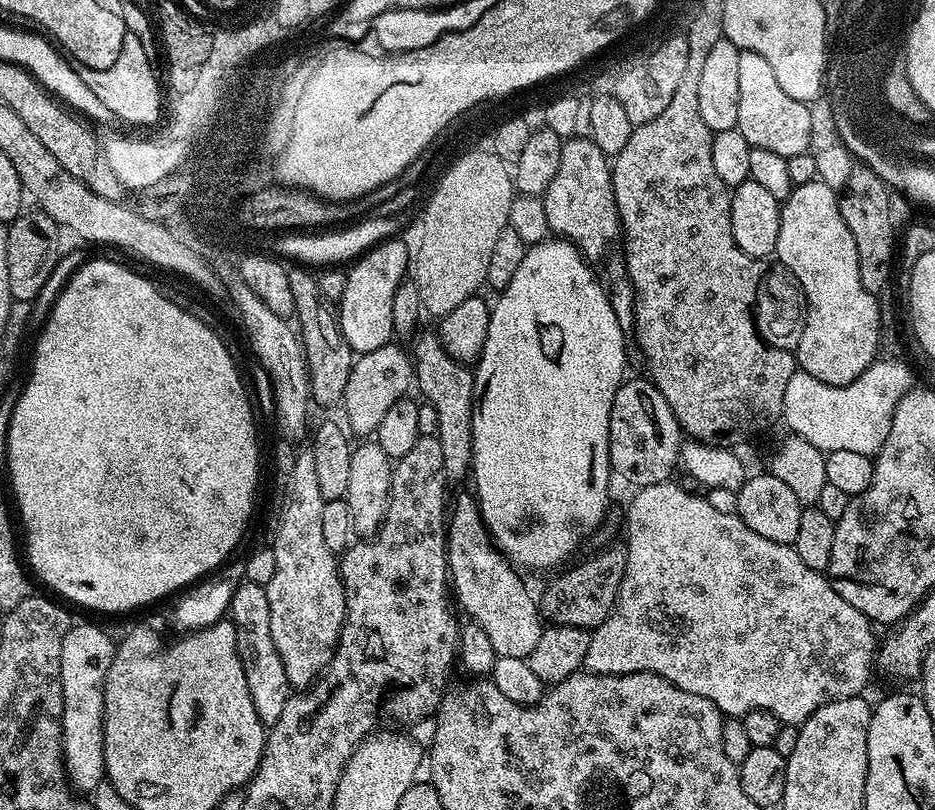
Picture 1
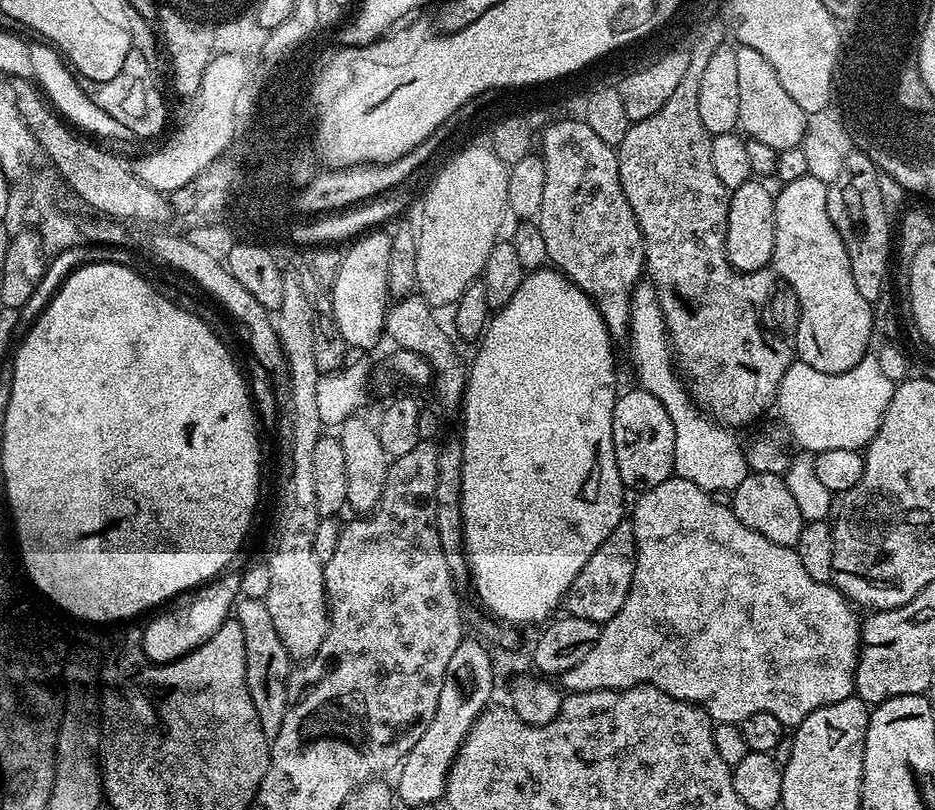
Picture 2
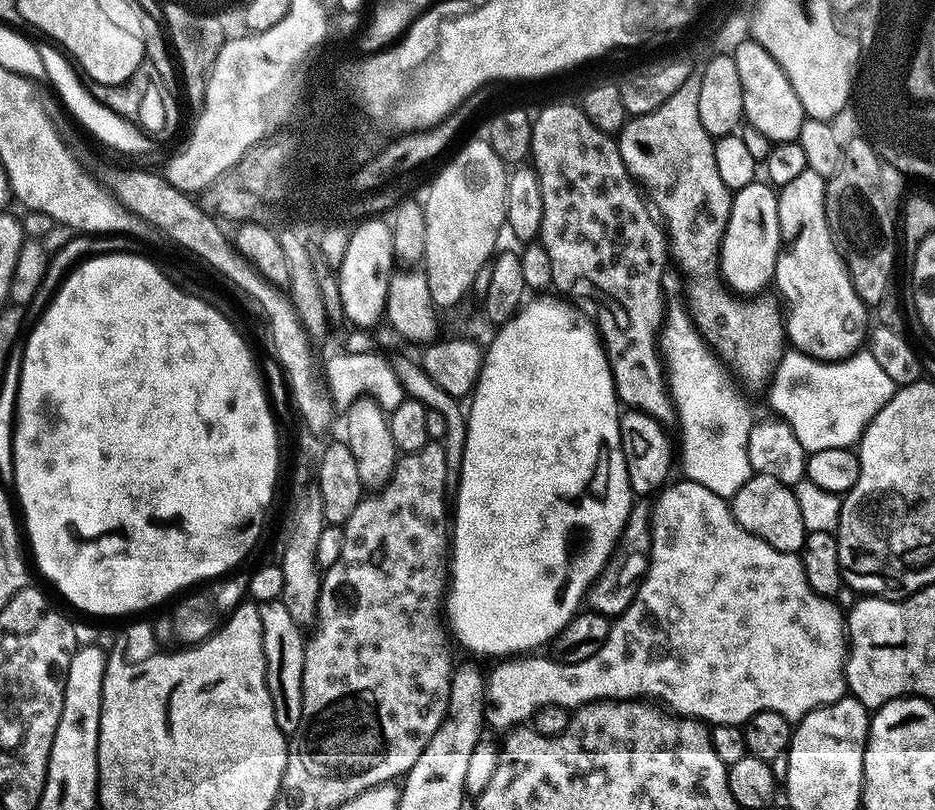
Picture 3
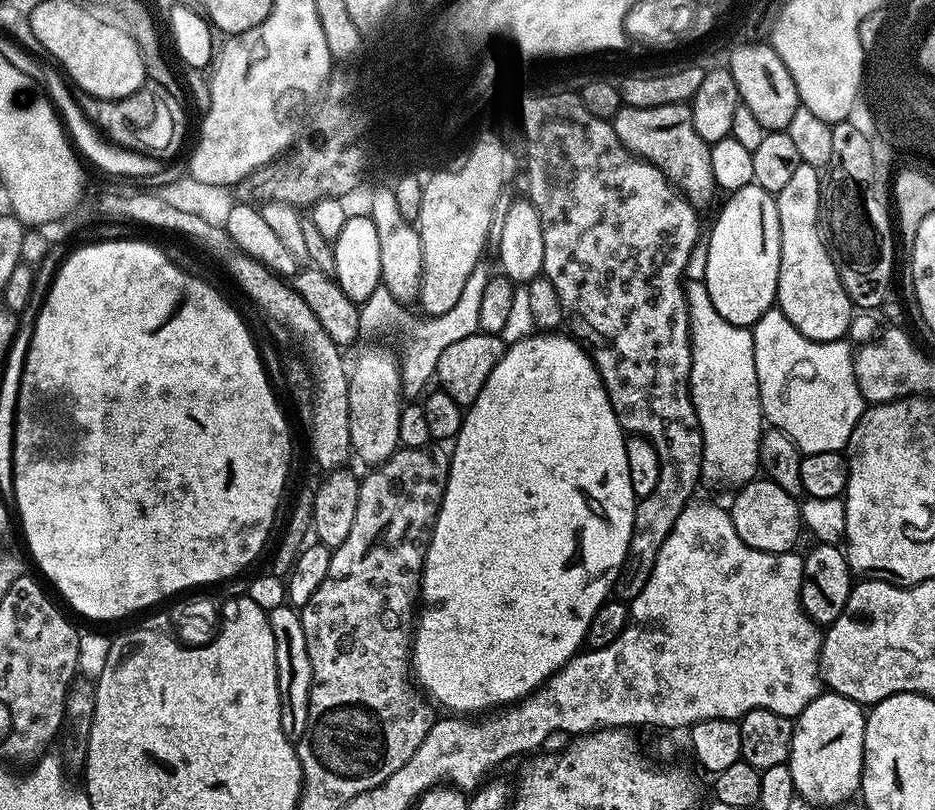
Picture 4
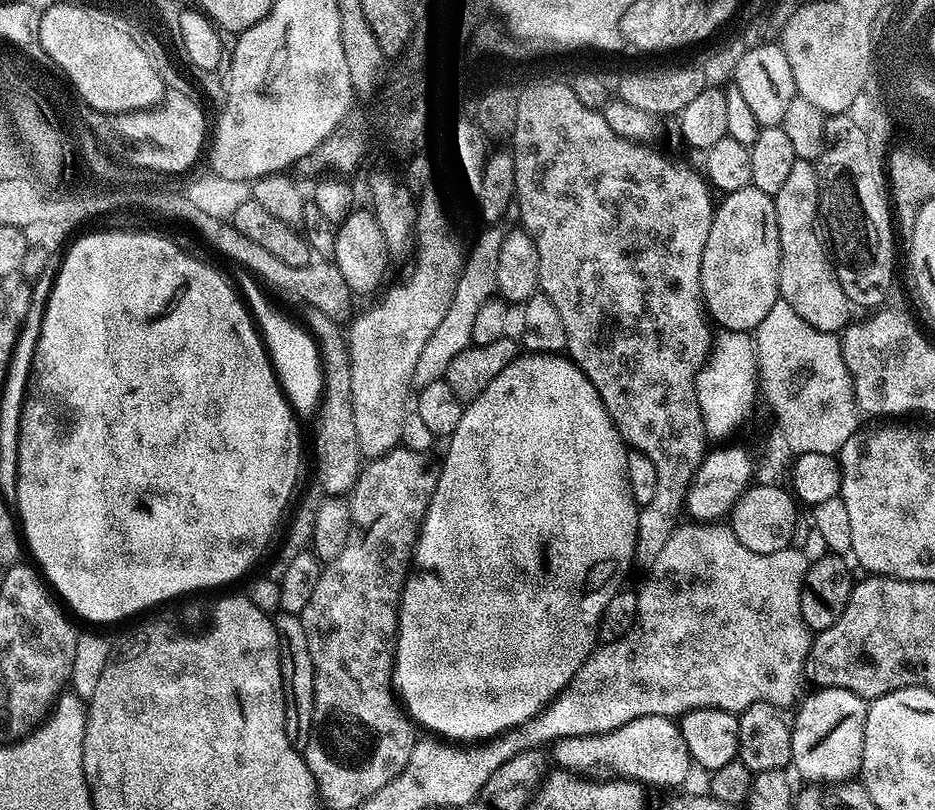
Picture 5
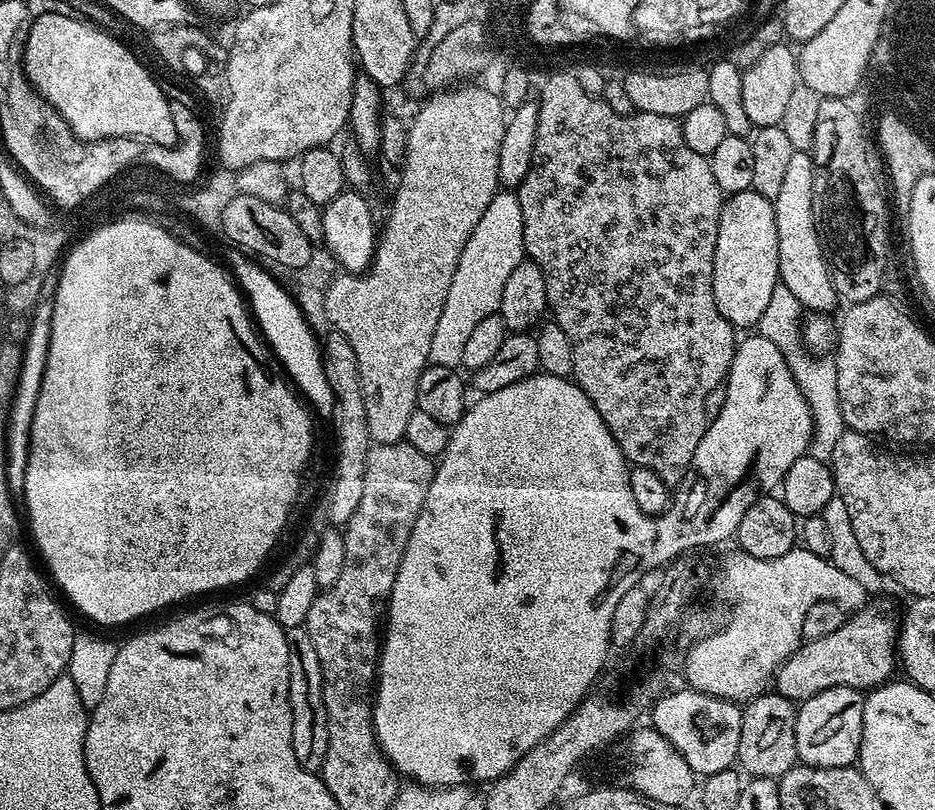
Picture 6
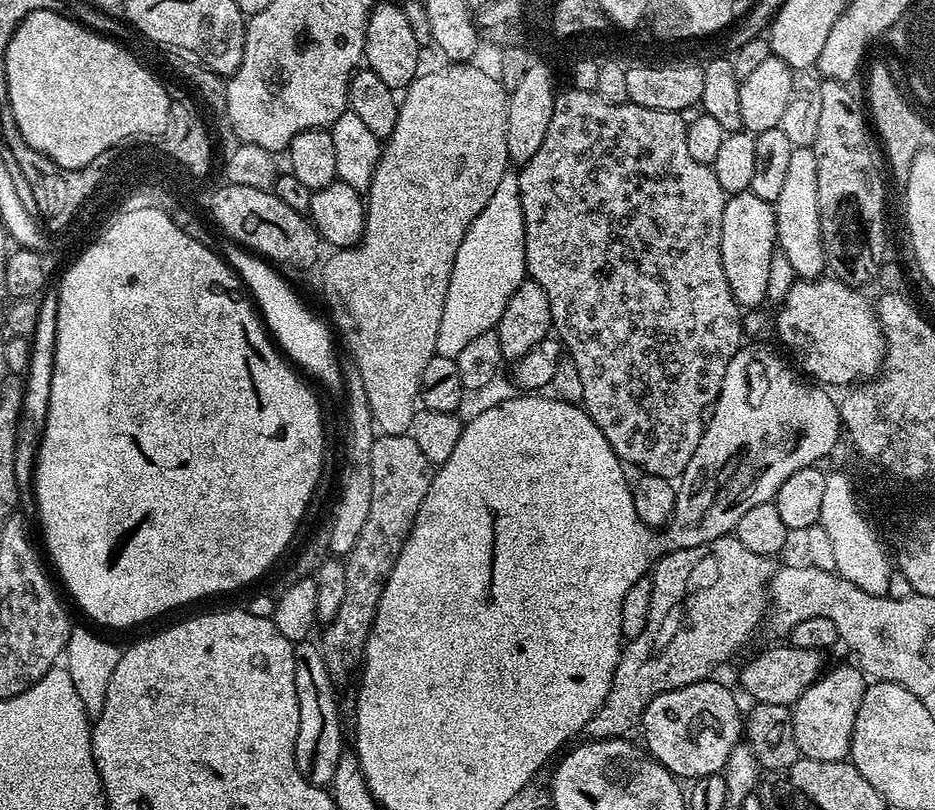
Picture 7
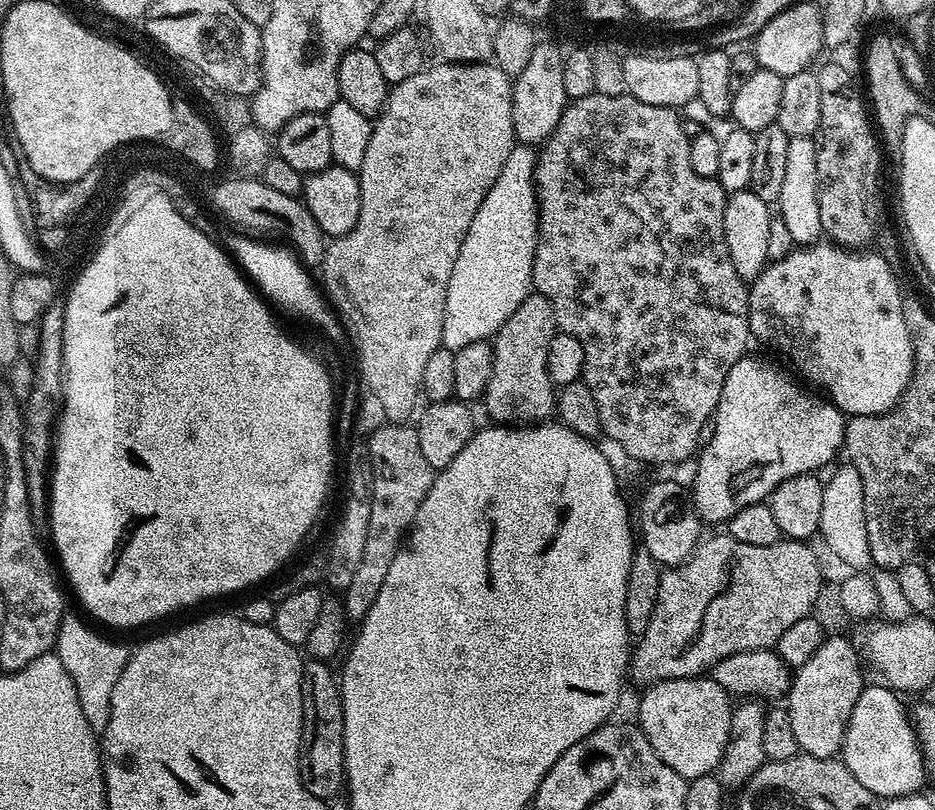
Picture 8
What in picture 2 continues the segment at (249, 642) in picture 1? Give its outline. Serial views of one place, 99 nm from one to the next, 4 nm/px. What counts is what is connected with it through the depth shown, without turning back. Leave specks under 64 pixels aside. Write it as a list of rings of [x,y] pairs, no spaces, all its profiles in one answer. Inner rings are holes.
[[[244,598],[234,609],[235,619],[239,620],[246,638],[248,654],[248,689],[252,701],[260,714],[260,724],[265,733],[274,734],[282,726],[288,713],[290,703],[290,673],[293,671],[293,657],[284,645],[280,632],[276,629],[274,618],[270,614],[267,603],[263,599]],[[292,668],[292,669],[291,669]],[[288,671],[289,676],[288,676]]]

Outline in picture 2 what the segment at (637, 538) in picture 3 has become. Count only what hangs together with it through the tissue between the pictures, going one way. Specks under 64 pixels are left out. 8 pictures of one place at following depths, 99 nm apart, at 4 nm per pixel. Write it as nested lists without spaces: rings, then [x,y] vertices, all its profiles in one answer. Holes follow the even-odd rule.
[[[621,522],[610,534],[610,538],[606,538],[606,542],[602,542],[602,546],[594,550],[590,562],[582,566],[582,570],[568,587],[568,593],[562,601],[563,611],[574,618],[586,618],[595,624],[604,625],[622,610],[622,602],[626,602],[626,594],[630,594],[635,565],[636,539],[632,533],[632,526],[631,523]]]

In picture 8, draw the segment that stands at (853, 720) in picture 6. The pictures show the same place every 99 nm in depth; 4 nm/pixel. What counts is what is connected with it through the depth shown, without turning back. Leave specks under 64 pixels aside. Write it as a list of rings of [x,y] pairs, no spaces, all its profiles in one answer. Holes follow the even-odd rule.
[[[829,635],[822,646],[818,646],[814,658],[795,669],[792,685],[786,693],[790,726],[794,726],[794,738],[798,738],[800,752],[805,756],[835,757],[841,751],[854,702],[858,702],[860,691],[866,686],[860,669],[861,653],[859,656],[855,646],[840,635]]]

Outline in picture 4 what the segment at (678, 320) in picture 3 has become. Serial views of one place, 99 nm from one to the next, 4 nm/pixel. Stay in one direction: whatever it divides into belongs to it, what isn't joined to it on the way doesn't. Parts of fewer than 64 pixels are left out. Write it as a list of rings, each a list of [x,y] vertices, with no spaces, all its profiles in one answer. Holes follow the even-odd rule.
[[[687,279],[684,283],[684,297],[688,306],[688,332],[691,346],[691,374],[689,388],[698,414],[699,429],[703,436],[703,479],[712,484],[734,484],[736,488],[755,479],[760,470],[760,441],[764,433],[764,419],[761,397],[757,382],[754,360],[753,334],[751,329],[736,327],[726,322],[710,300],[703,279]]]

